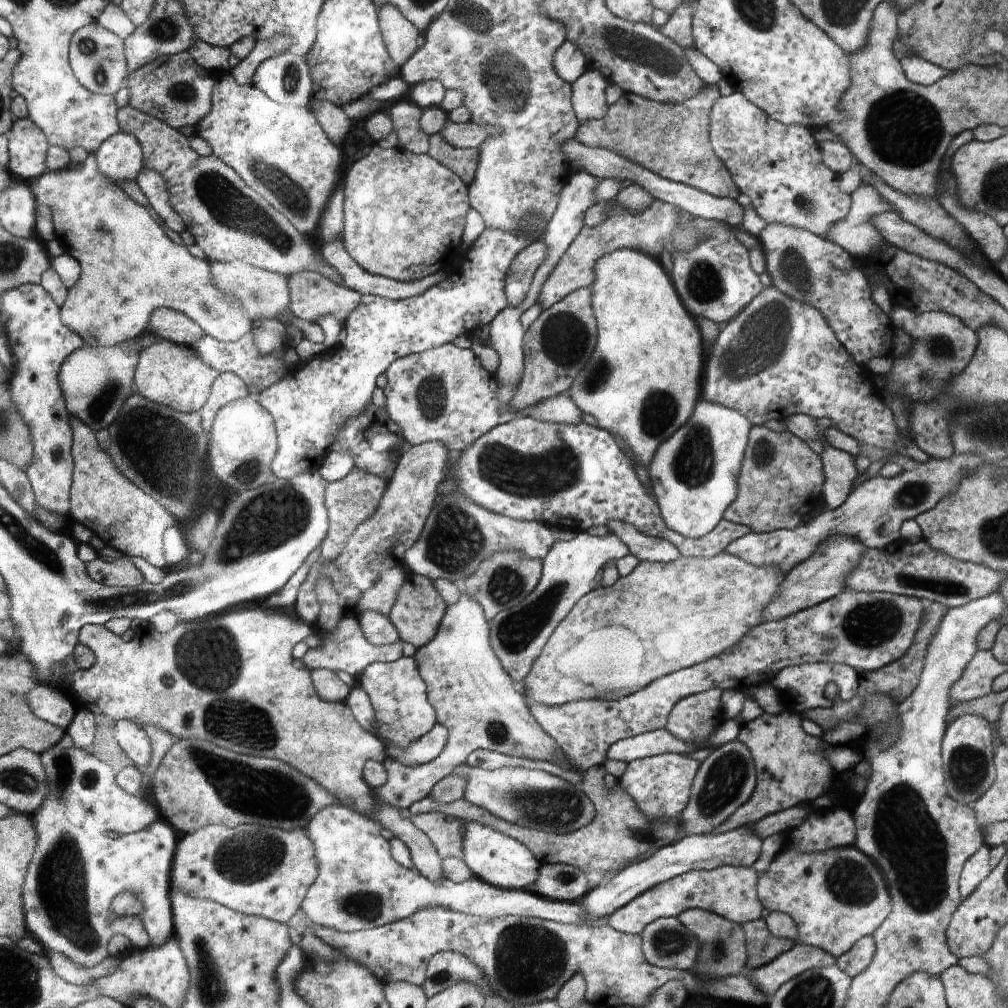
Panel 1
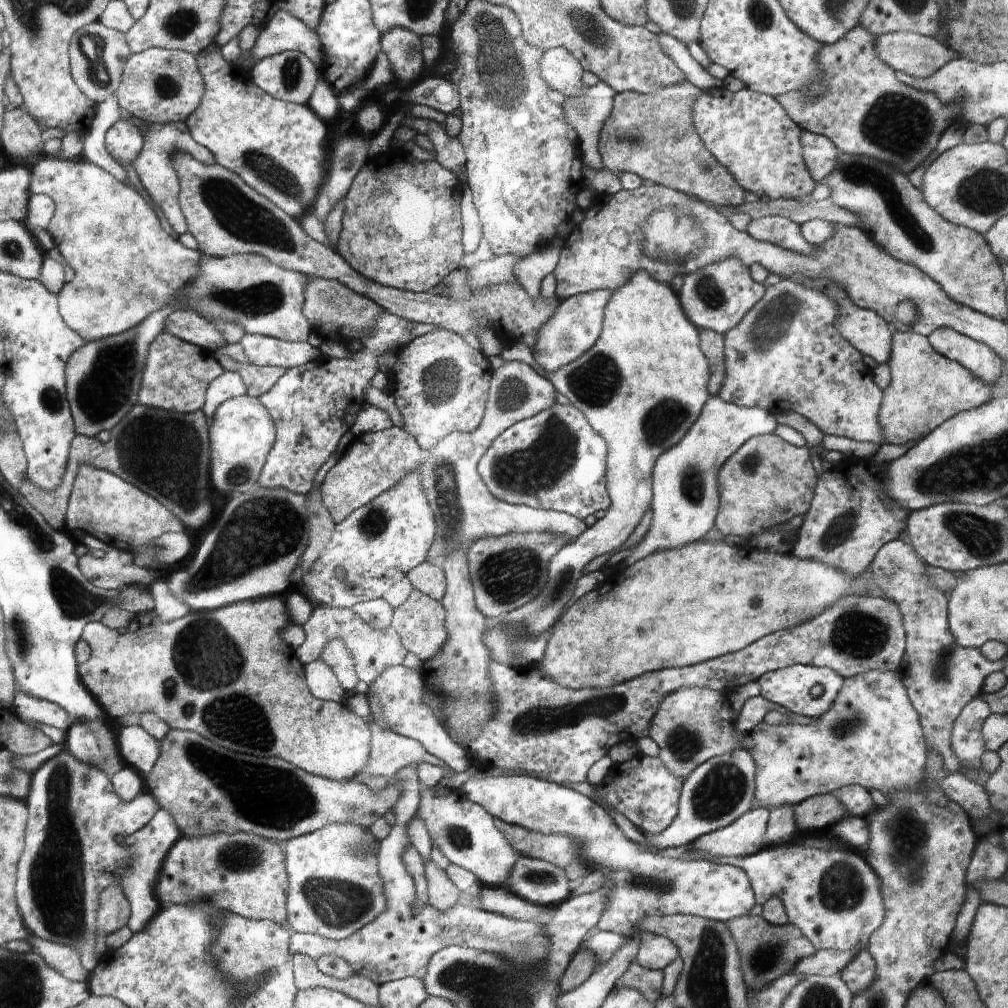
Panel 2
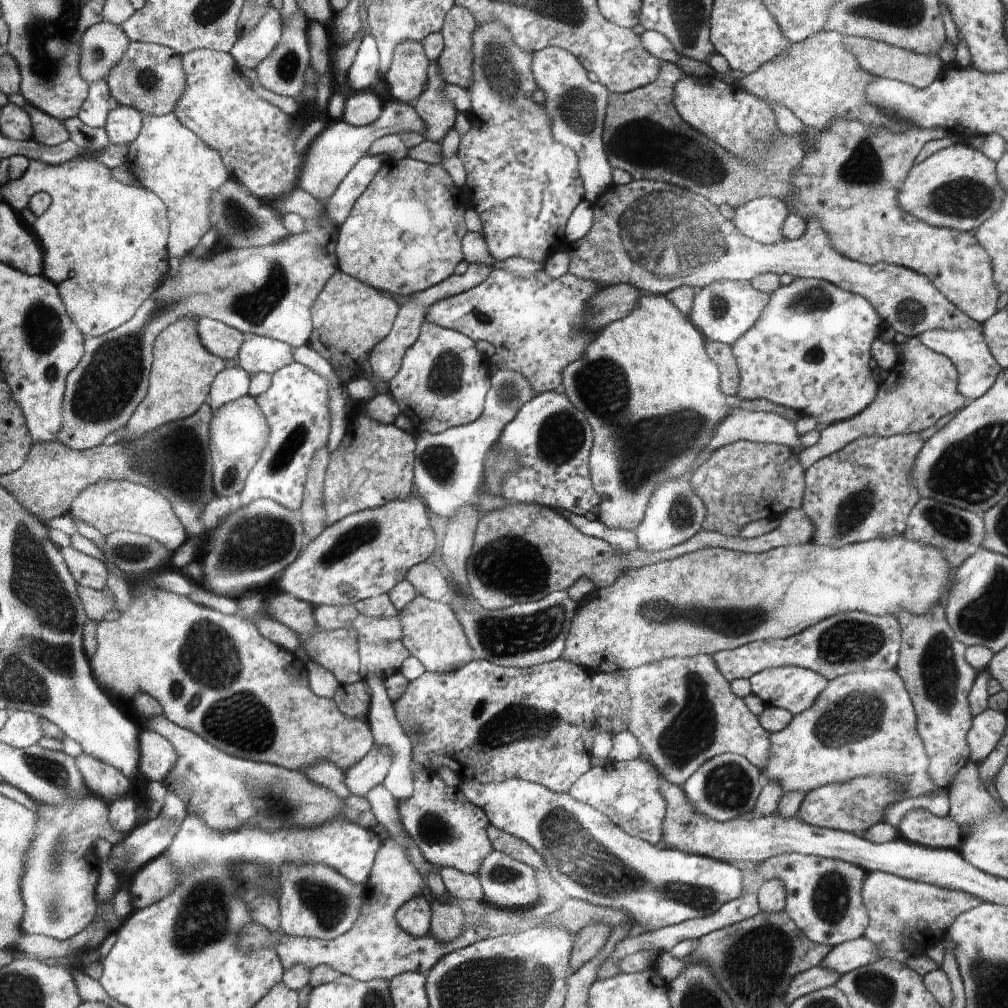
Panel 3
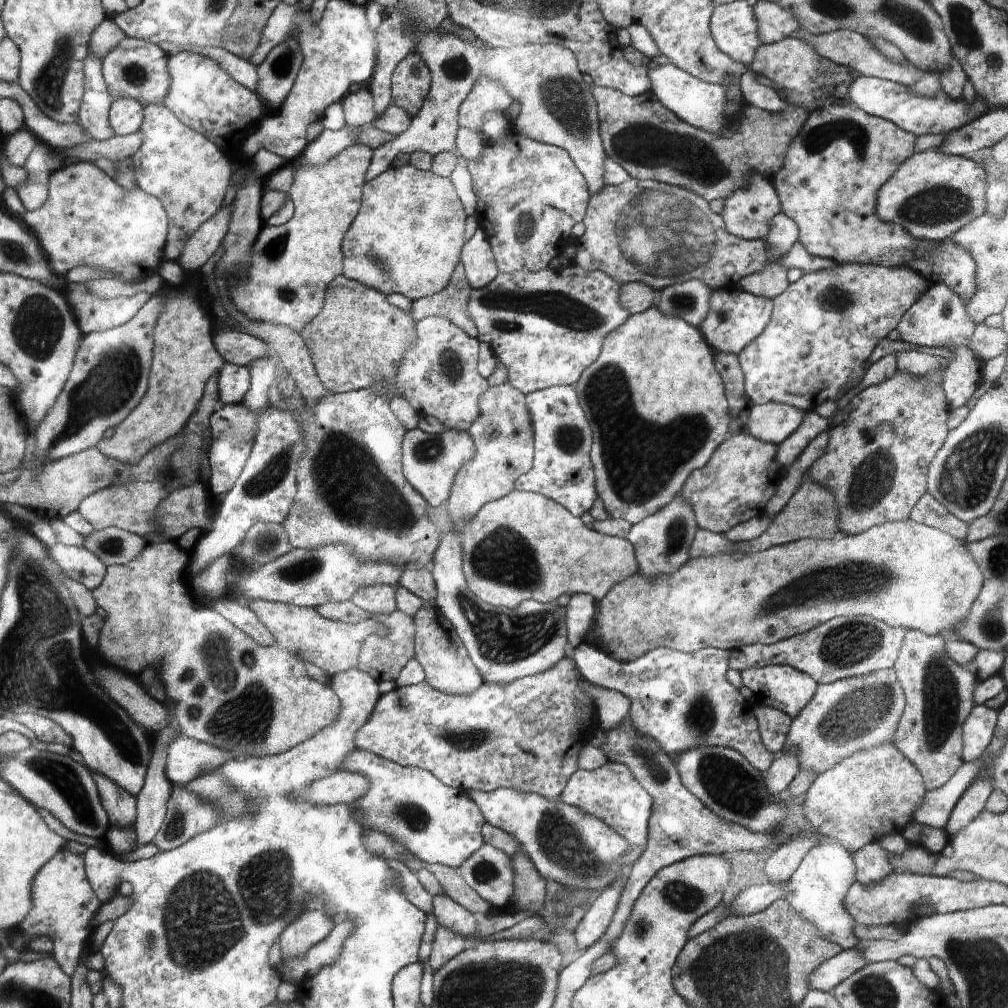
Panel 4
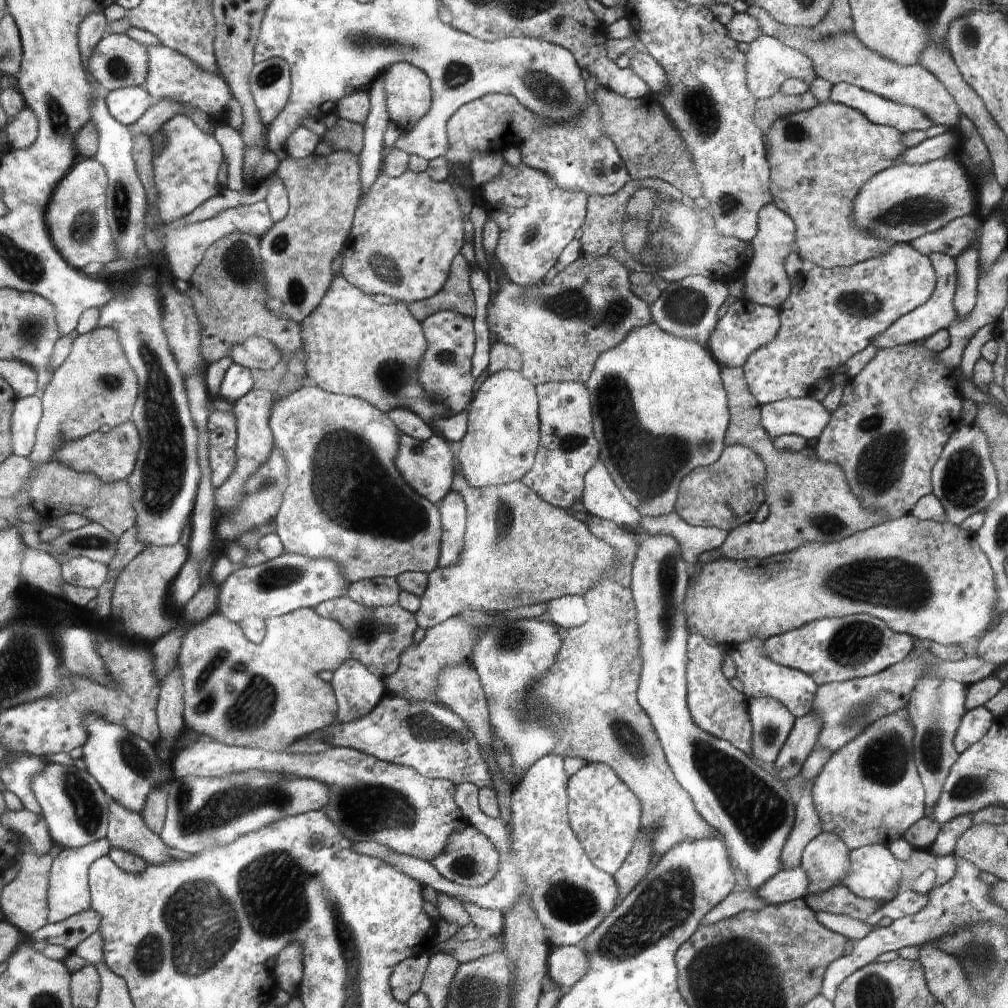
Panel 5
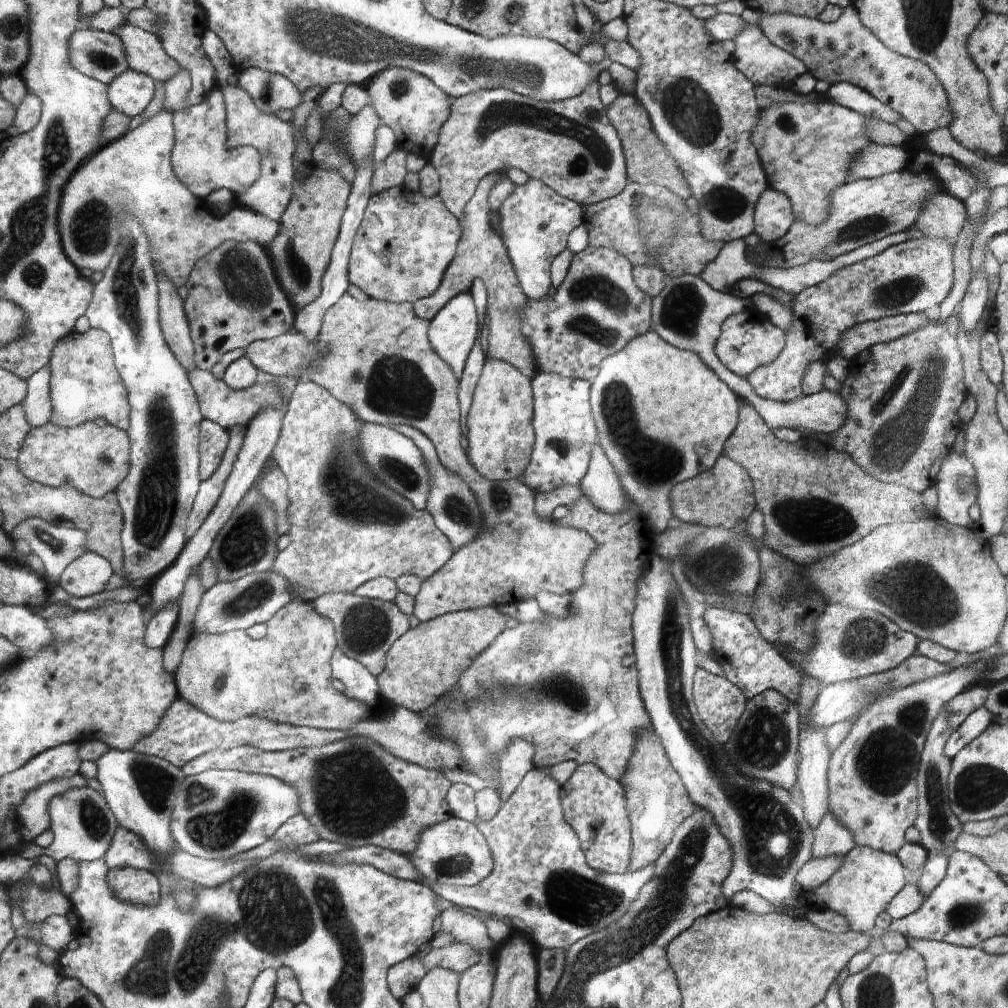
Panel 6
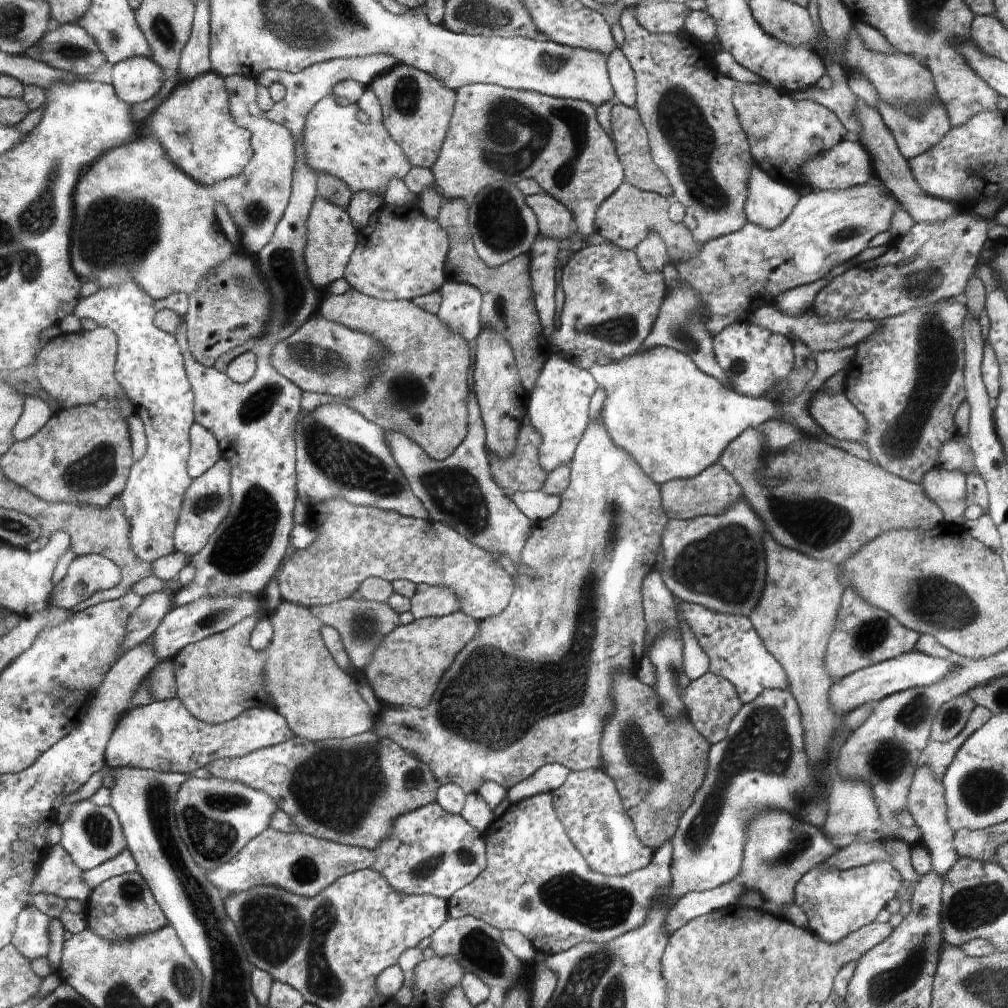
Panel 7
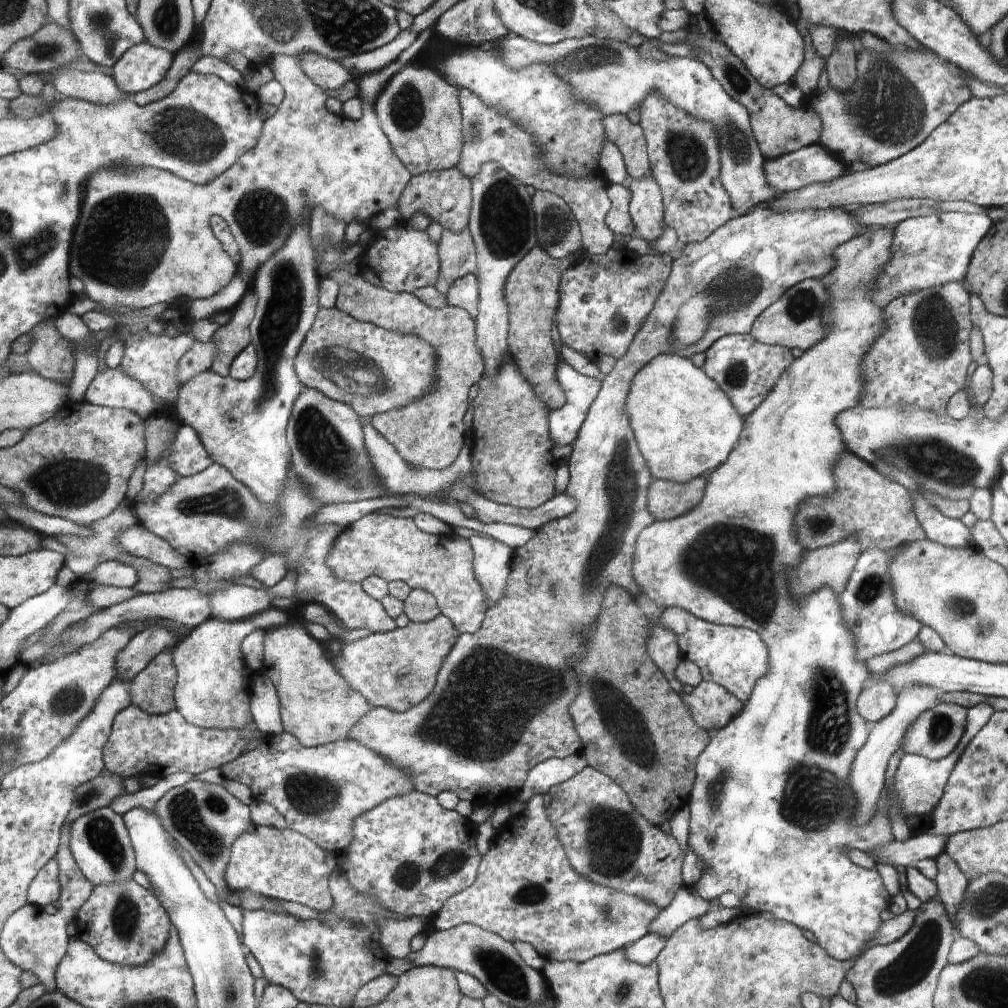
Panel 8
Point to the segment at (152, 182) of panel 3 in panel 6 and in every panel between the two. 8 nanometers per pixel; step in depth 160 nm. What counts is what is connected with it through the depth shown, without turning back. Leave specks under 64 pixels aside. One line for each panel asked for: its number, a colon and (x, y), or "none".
4: (190, 172)
5: (186, 168)
6: (204, 163)

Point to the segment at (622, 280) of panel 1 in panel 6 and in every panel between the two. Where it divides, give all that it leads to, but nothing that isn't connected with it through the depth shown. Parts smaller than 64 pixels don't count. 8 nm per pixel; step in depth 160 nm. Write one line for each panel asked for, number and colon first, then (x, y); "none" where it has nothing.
2: (642, 385)
3: (637, 371)
4: (653, 388)
5: (659, 411)
6: (662, 416)

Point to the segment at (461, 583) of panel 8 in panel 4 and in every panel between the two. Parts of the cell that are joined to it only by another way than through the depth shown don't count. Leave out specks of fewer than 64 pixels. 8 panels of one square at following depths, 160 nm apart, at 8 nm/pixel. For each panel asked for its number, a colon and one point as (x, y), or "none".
4: (351, 486)
5: (347, 501)
6: (346, 527)
7: (353, 542)

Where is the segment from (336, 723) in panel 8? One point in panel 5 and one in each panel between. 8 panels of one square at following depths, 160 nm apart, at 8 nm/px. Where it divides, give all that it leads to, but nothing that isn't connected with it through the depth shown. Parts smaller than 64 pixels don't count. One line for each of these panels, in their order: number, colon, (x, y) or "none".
5: (269, 695)
6: (285, 677)
7: (220, 677)

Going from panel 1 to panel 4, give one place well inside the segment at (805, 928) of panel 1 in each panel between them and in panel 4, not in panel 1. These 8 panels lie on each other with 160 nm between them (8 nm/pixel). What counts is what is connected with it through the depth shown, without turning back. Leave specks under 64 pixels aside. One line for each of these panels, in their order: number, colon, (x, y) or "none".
2: (833, 896)
3: (823, 896)
4: (817, 889)

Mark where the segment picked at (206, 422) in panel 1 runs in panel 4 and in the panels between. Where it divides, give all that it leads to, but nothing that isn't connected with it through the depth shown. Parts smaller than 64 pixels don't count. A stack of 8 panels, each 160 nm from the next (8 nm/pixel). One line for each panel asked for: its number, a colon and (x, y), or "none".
2: (230, 384)
3: (232, 383)
4: (234, 381)

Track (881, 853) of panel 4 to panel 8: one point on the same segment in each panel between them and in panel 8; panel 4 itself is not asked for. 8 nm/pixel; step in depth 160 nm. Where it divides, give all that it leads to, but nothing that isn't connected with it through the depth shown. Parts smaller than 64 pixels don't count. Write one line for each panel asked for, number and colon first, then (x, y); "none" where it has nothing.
5: (874, 875)
6: (868, 879)
7: (836, 903)
8: (771, 809)

